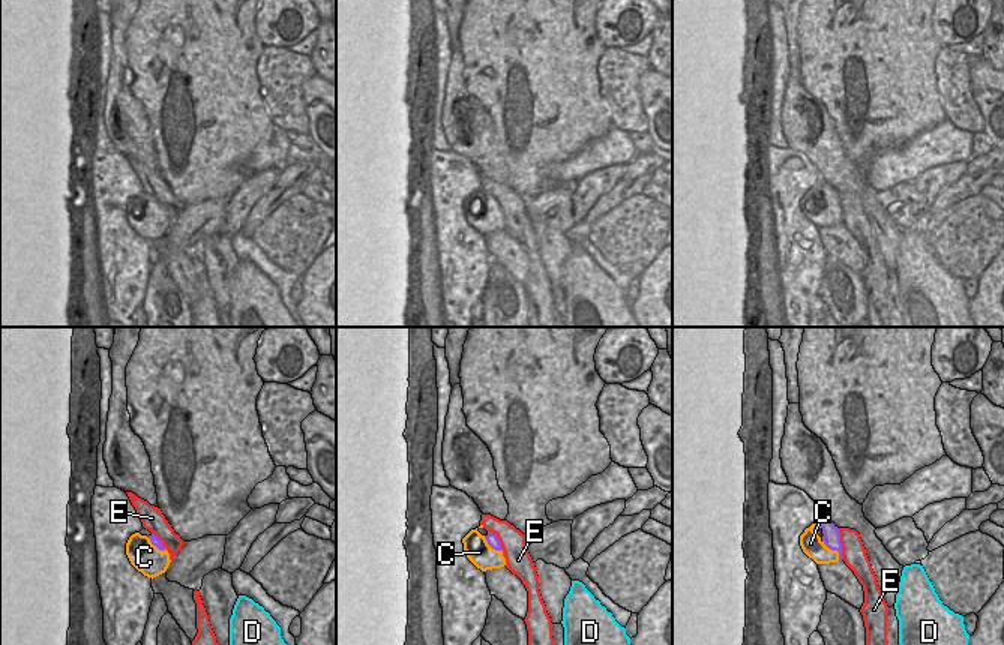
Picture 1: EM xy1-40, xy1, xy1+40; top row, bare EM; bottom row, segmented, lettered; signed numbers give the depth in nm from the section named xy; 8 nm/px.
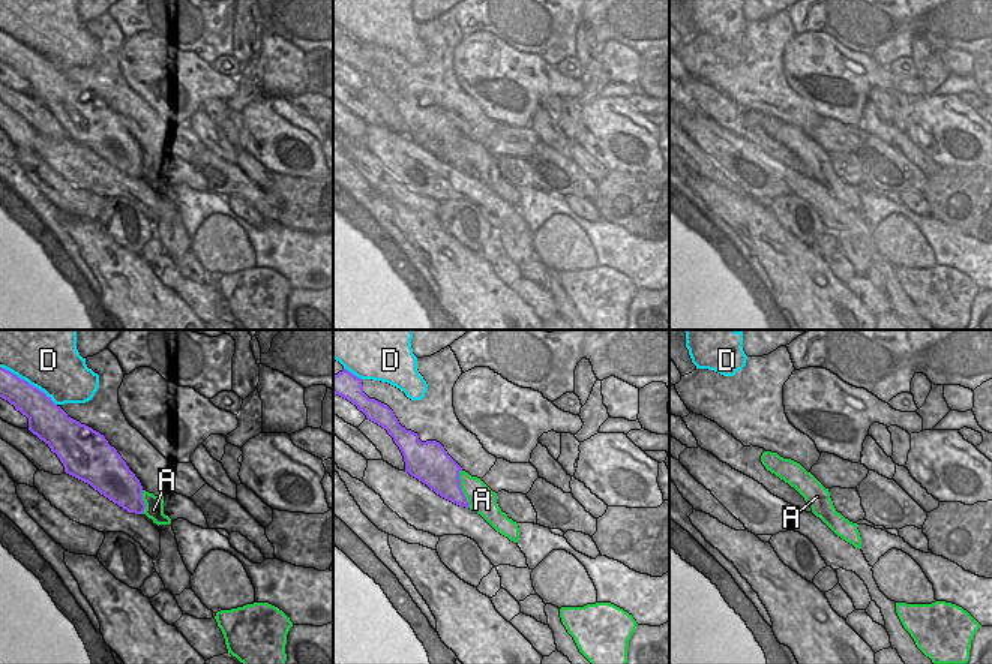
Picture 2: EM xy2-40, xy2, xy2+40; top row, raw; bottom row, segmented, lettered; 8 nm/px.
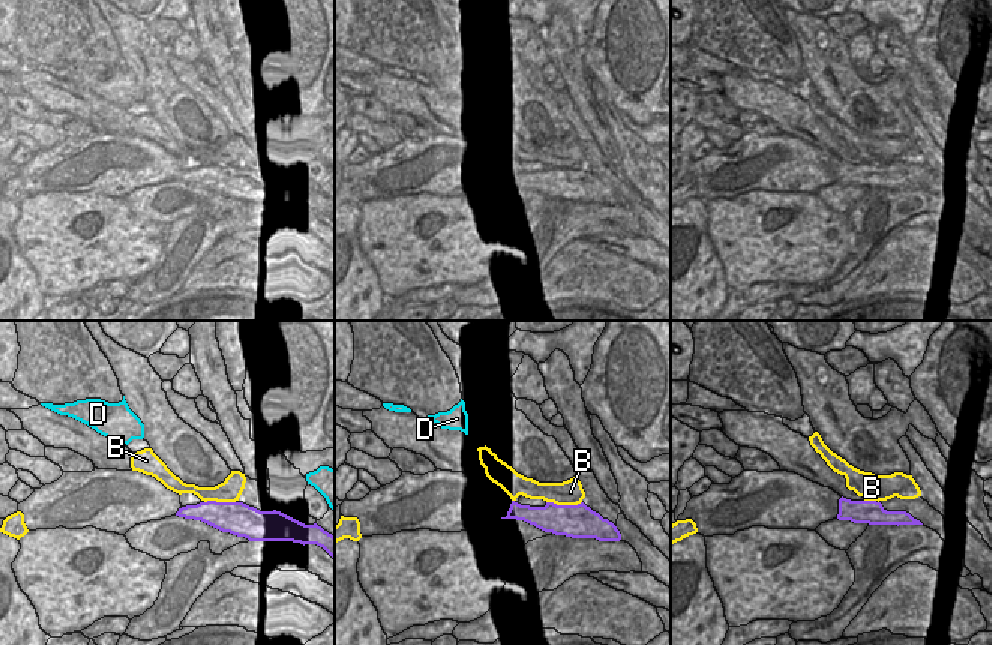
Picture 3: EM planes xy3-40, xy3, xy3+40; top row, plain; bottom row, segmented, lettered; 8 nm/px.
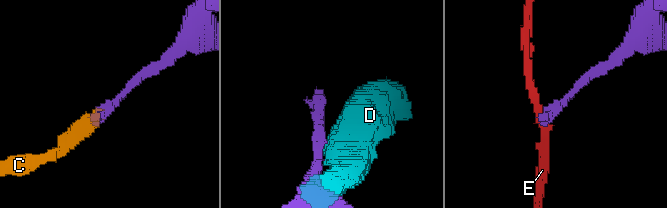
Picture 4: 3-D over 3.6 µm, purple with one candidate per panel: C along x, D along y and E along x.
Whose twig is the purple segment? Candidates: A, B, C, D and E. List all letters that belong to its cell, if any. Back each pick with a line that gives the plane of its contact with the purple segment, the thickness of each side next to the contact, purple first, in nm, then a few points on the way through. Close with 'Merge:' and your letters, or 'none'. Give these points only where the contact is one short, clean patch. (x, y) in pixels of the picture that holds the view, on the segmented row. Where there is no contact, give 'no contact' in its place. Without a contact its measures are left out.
C: contact in xy1; calibres 90 and 200 nm
Merge: C

